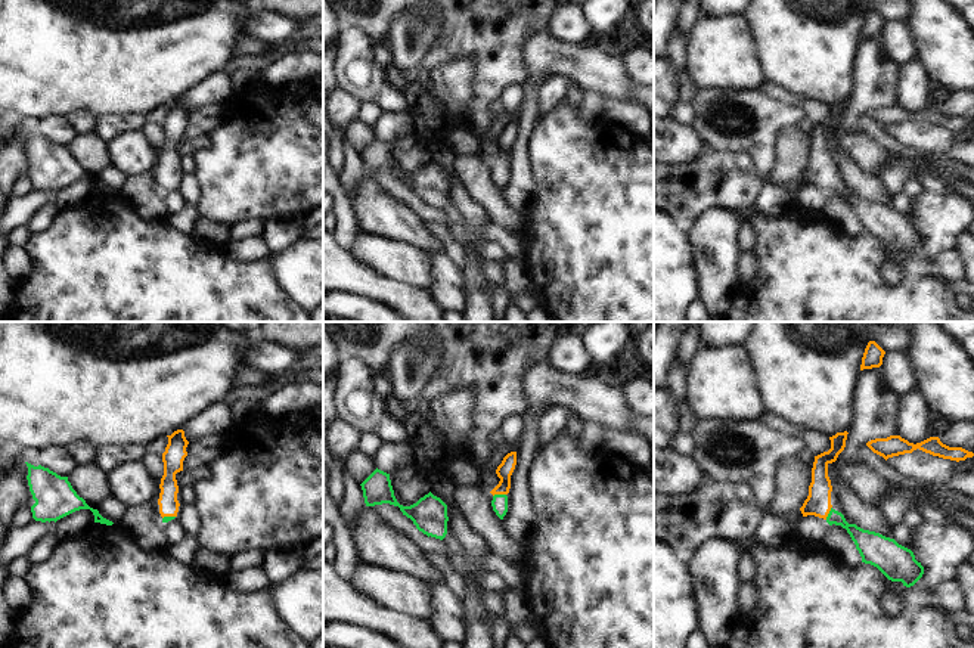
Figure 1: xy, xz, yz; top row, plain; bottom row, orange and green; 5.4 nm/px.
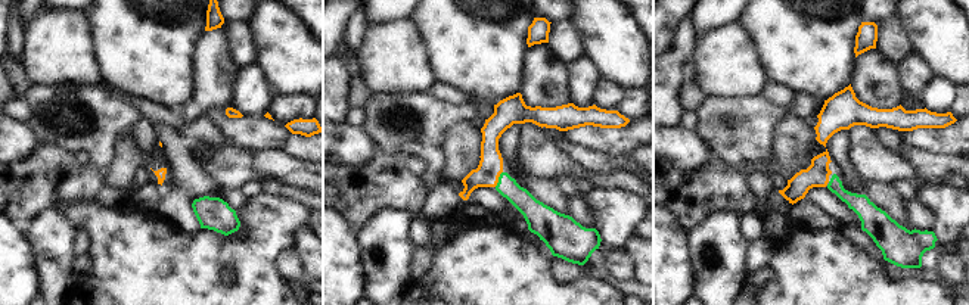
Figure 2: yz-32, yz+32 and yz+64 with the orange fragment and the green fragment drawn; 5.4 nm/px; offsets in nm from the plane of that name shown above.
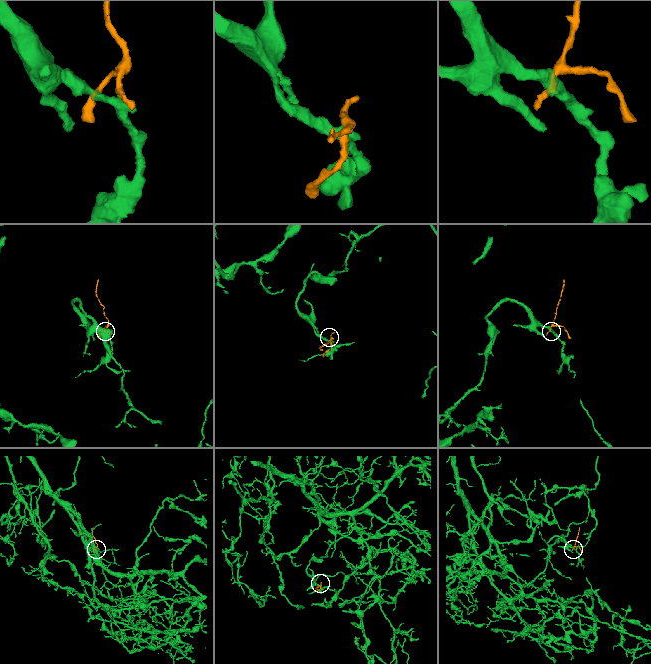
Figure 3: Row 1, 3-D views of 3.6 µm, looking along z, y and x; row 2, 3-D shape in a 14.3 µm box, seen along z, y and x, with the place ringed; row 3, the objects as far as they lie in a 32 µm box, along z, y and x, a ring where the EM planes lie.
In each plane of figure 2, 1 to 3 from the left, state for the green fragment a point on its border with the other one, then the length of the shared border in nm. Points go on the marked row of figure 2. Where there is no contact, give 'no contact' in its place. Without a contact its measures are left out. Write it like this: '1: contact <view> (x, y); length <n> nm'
1: no contact
2: contact yz+32 (497, 179); length 100 nm
3: no contact

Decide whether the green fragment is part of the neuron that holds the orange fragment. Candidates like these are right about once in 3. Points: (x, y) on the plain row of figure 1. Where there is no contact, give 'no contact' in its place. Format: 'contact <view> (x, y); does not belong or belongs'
contact xz (499, 163); belongs

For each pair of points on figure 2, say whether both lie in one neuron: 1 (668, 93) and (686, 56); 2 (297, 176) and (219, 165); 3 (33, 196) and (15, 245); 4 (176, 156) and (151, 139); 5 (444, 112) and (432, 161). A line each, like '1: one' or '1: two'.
1: one
2: one
3: two
4: two
5: one

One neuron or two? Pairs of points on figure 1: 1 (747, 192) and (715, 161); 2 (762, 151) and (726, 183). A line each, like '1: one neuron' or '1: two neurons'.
1: one neuron
2: two neurons

